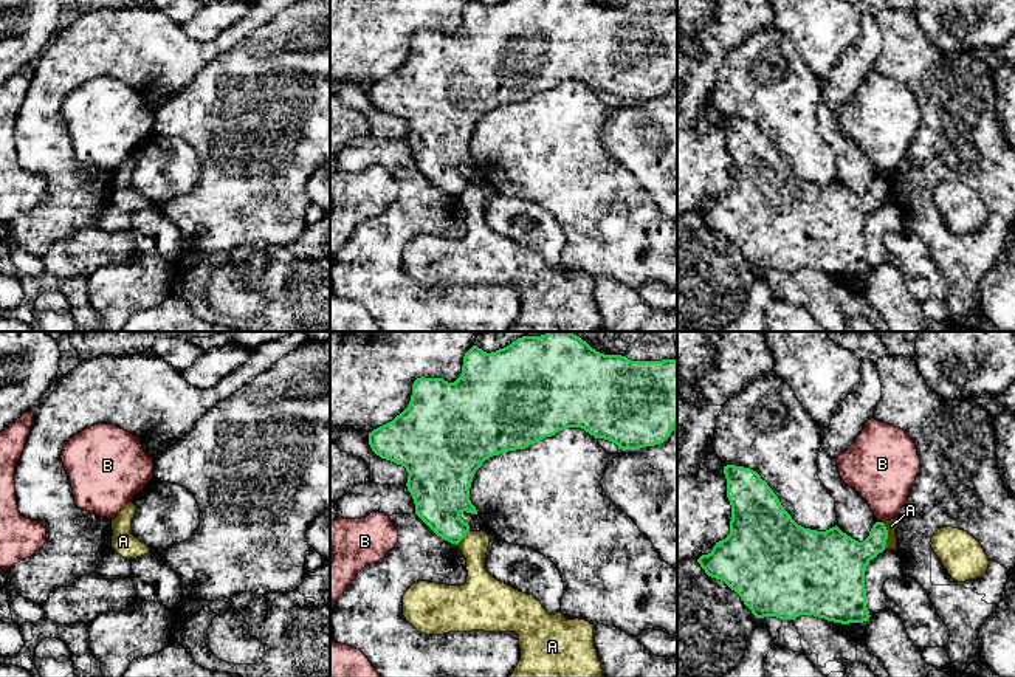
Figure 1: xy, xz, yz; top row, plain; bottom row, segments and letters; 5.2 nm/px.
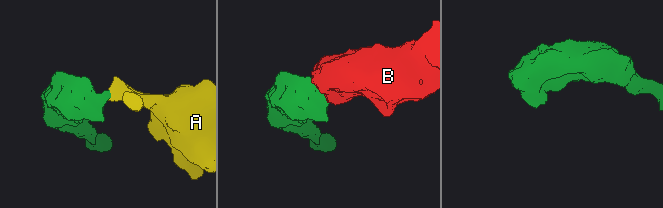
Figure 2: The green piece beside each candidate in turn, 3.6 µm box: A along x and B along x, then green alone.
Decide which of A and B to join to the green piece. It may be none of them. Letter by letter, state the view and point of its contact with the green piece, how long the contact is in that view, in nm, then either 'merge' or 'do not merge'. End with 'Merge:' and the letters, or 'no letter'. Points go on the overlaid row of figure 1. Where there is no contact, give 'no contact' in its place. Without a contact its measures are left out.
A: yz (887, 536) | 140 nm | do not merge
B: yz (880, 522) | 30 nm | do not merge
Merge: no letter

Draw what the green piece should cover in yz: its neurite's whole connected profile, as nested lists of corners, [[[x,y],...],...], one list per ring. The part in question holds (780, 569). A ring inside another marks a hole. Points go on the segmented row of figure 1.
[[[727,465],[724,474],[731,505],[730,534],[697,559],[705,573],[735,590],[756,618],[795,620],[800,615],[814,615],[841,624],[868,621],[871,615],[866,607],[865,572],[869,561],[885,550],[888,539],[885,524],[876,522],[863,542],[852,539],[837,525],[826,531],[804,528],[792,519],[756,471]]]

